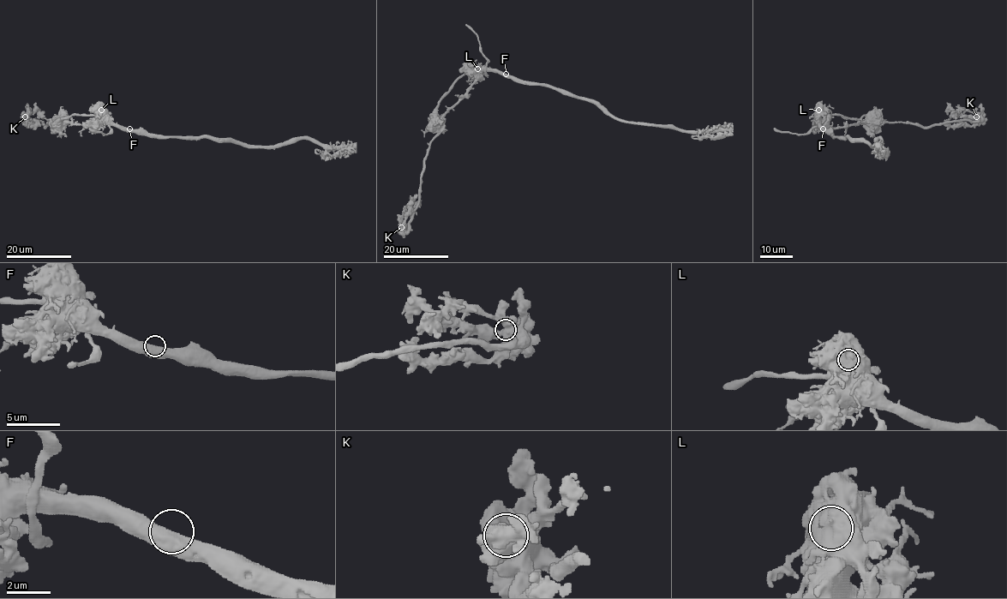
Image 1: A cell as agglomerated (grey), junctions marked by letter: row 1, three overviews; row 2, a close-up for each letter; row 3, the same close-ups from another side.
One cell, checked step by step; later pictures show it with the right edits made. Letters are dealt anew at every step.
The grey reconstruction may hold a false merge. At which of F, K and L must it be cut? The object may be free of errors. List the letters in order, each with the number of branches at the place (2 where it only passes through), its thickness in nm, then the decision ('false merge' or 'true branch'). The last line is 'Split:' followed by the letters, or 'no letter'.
F: branches 2; calibre 600 nm; true branch
K: branches 2; calibre 500 nm; true branch
L: branches 1; calibre 1200 nm; false merge
Split: L

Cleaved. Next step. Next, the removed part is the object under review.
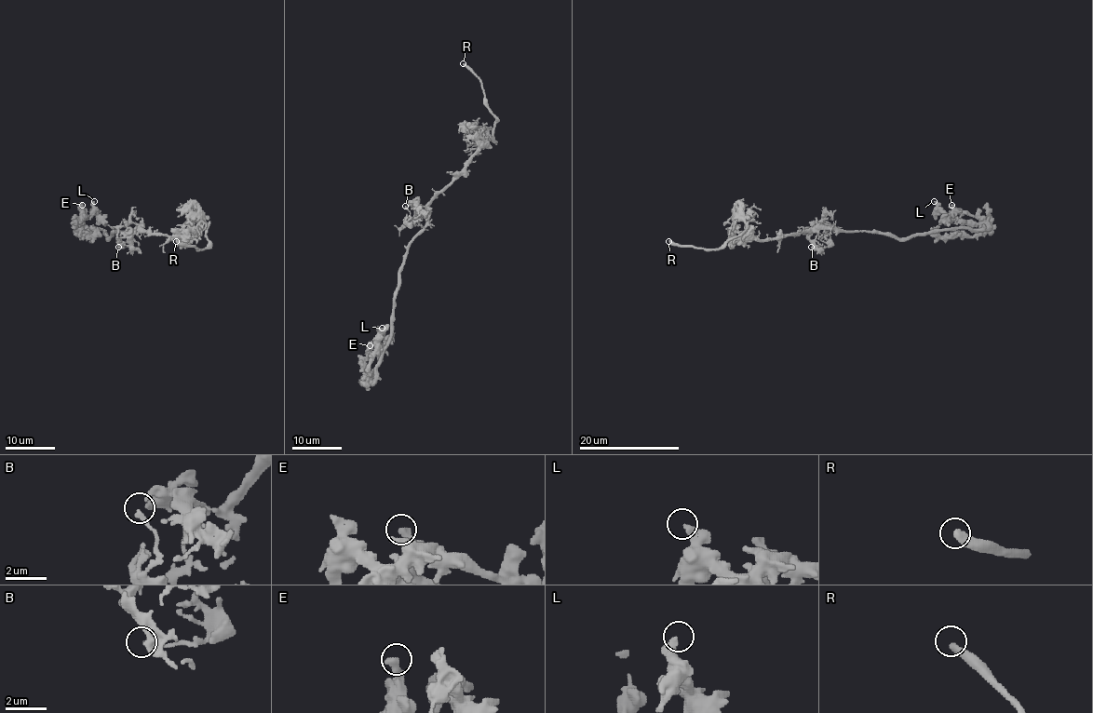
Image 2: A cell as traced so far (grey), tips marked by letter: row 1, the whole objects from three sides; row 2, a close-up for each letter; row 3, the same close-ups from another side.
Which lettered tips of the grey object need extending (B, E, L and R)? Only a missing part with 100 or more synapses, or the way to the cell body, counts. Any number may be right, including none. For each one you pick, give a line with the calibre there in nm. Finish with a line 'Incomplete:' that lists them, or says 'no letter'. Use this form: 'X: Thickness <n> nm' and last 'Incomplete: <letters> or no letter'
R: Thickness 400 nm
Incomplete: R

